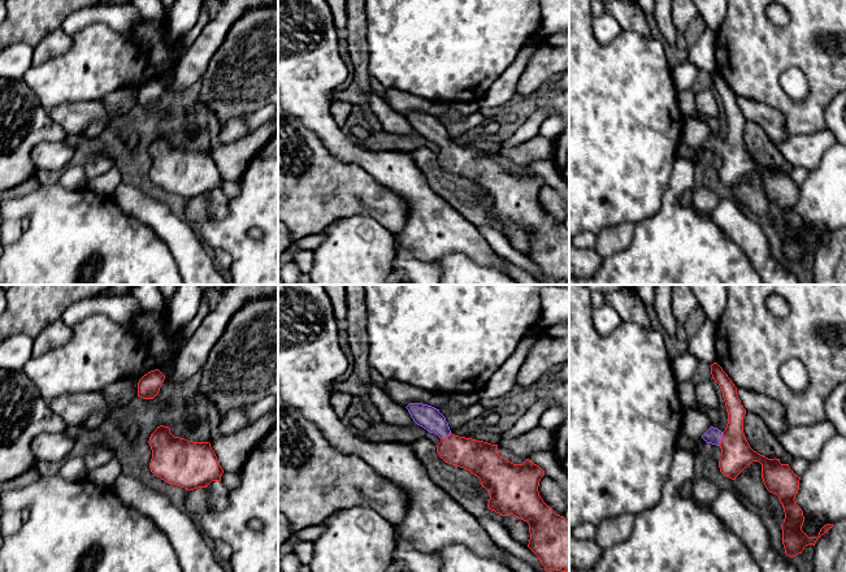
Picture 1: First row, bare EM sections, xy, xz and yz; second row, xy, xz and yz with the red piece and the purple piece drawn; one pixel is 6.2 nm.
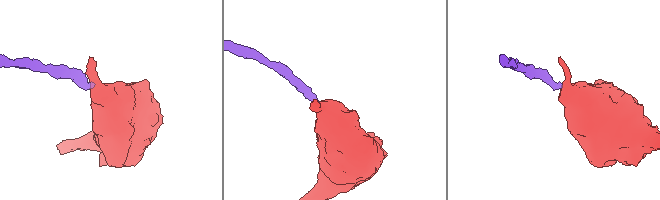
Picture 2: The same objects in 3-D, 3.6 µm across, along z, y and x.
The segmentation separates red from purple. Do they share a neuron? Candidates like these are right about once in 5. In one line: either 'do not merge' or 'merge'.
merge

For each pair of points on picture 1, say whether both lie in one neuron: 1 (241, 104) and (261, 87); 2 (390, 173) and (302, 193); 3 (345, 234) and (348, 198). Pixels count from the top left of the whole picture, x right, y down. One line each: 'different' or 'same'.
1: same
2: different
3: different

